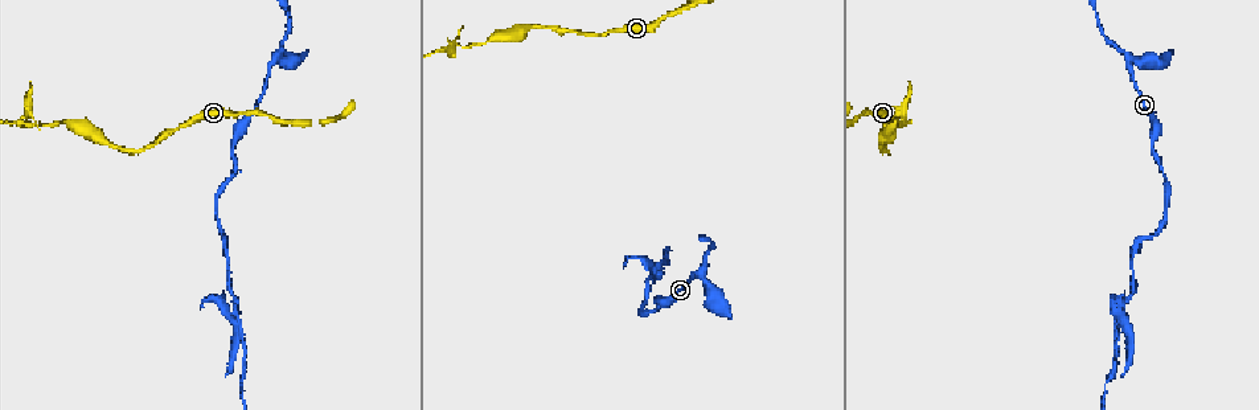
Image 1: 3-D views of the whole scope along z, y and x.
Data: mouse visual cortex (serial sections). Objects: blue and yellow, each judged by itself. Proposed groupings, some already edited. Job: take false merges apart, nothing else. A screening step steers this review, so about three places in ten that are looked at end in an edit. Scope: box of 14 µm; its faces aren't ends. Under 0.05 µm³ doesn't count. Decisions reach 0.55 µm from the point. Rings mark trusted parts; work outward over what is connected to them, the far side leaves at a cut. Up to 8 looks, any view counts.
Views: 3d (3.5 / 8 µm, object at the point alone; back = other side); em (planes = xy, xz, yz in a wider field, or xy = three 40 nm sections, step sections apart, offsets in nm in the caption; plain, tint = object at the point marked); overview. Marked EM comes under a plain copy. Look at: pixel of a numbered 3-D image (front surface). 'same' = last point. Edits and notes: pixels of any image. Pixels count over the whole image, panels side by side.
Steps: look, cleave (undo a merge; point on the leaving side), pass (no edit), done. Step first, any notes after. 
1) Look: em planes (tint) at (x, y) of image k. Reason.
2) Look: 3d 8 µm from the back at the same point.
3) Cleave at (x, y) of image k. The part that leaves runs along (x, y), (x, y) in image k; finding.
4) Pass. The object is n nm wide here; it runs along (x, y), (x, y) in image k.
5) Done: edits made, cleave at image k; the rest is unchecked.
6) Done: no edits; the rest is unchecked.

Look: 3d 8 µm at (275, 64) of image 1. Sudden change in width.

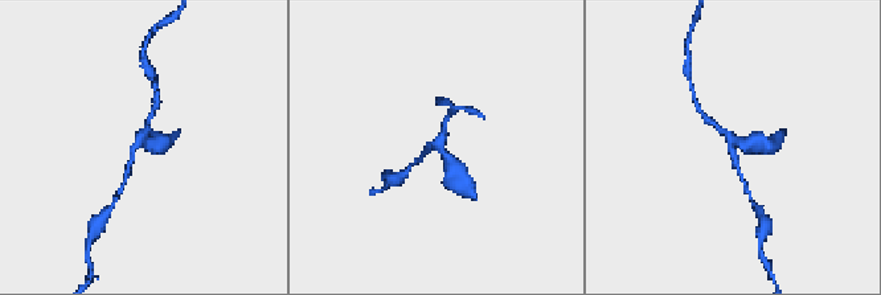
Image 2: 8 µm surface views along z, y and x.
Look: 3d 3.5 µm at (729, 142) of image 2. Closer look.

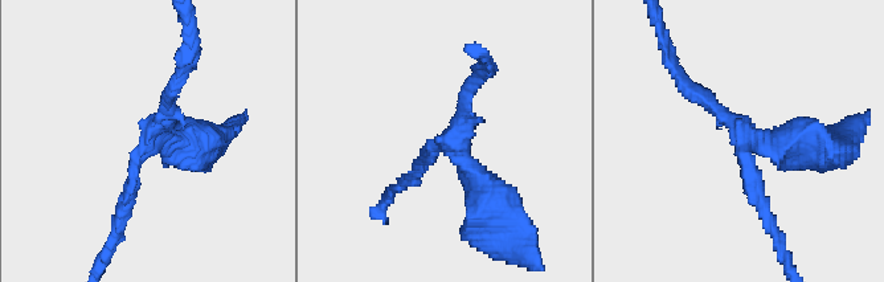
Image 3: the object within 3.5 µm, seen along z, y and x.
Look: em xy step 5 (tint) at (442, 144) of image 3. 3 arms meet here; the arms are 150, 150, 350 nm wide; shape alone is not enough.

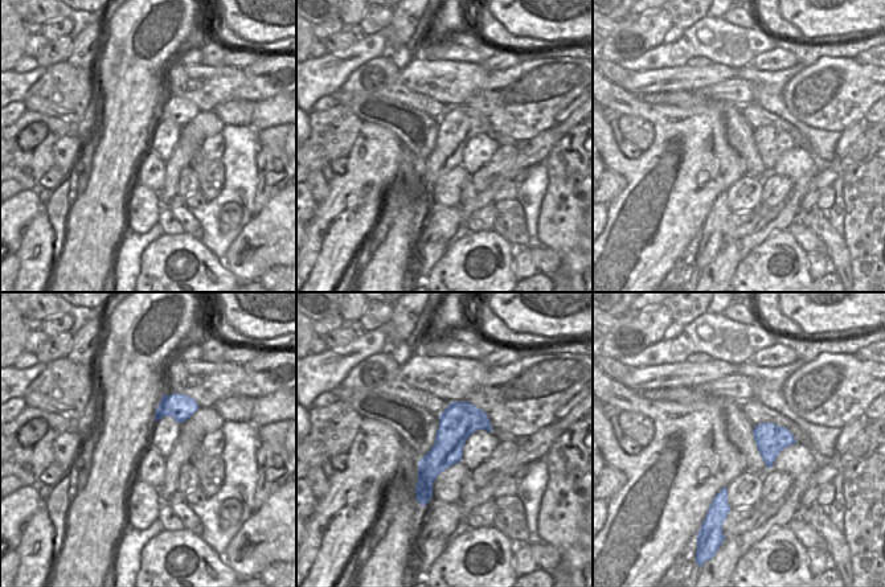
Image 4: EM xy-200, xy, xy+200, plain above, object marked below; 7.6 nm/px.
Pass. It runs along (466, 405), (422, 500) in image 4; one cell here.

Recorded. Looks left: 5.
Look: 3d 3.5 µm at (659, 271) of image 1. Three-way junction.

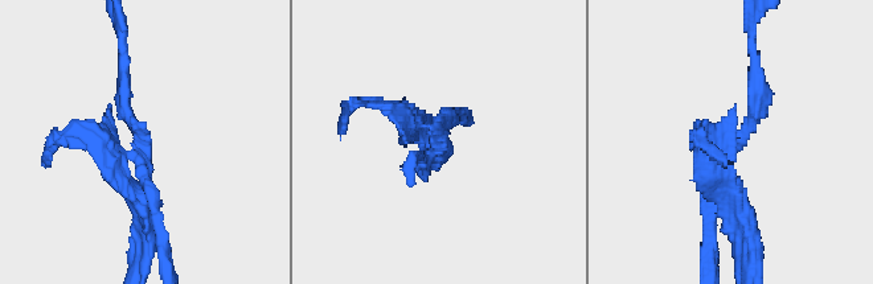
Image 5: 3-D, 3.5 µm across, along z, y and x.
Look: em xy step 5 (tint) at (142, 148) of image 5.

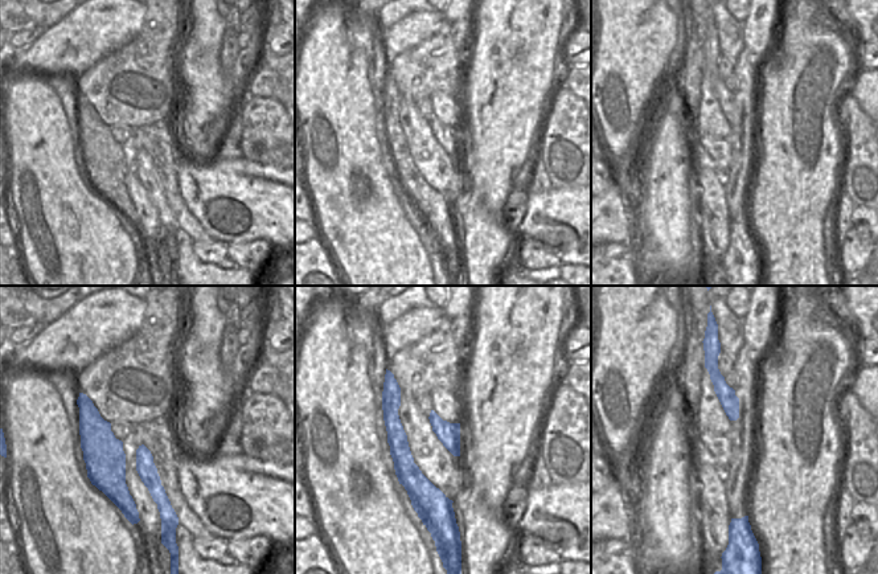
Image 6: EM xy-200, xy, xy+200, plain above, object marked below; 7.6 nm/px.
Pass. It runs along (755, 66), (755, 114), (714, 159), (738, 200) in image 5; continuous, no second cell.

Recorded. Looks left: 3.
Look: 3d 8 µm at (902, 125) of image 1. A fork.

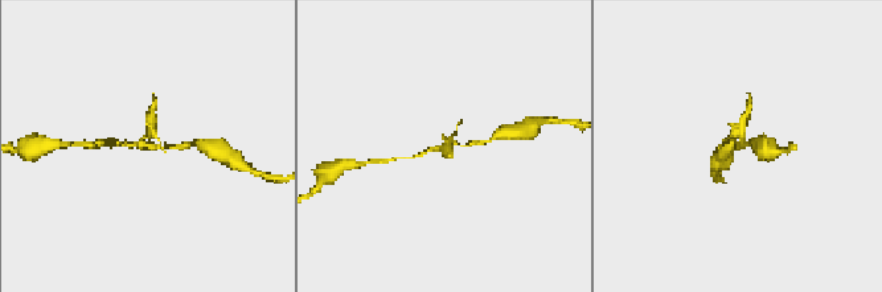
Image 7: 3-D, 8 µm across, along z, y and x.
Look: 3d 3.5 µm at (740, 143) of image 7. Closer look.

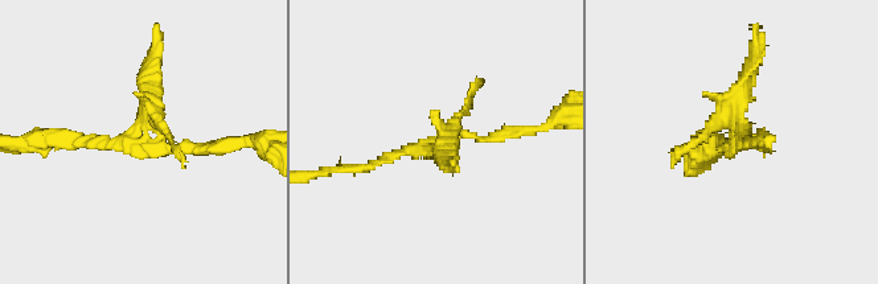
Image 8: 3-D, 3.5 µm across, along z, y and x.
Look: em xy step 2 (tint) at (731, 143) of image 8.

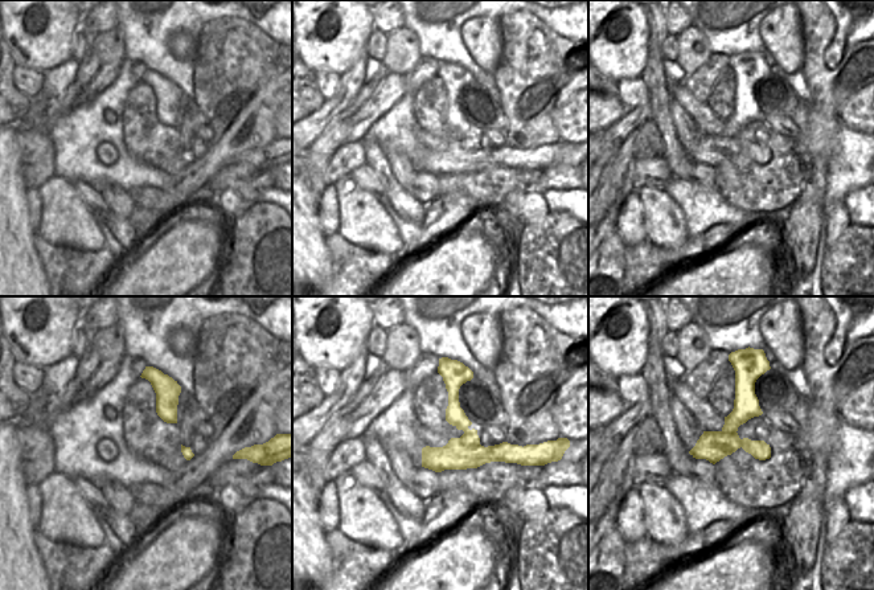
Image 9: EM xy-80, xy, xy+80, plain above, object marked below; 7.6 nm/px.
Cleave at (147, 90) of image 8. The part that leaves runs along (147, 131), (159, 29) in image 8; two cells meet here.

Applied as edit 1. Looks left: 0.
Done: edits made, cleave at image 8; the rest is unchecked.

